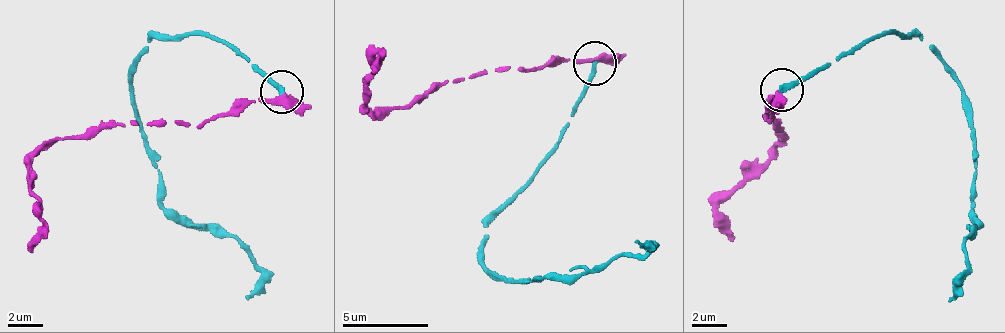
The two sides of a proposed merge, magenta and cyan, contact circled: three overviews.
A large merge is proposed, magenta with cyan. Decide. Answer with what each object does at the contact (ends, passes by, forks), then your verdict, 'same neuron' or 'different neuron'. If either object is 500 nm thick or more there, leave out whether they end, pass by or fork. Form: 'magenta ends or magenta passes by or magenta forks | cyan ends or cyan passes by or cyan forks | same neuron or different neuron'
magenta passes by | cyan ends | different neuron

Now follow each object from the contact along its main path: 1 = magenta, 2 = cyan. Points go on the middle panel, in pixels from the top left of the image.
1: (592, 64), (501, 66), (433, 83), (407, 105), (366, 106), (375, 56), (383, 61), (374, 70)
2: (596, 64), (554, 153), (489, 222), (485, 262), (508, 281), (577, 275), (647, 246), (634, 242)

